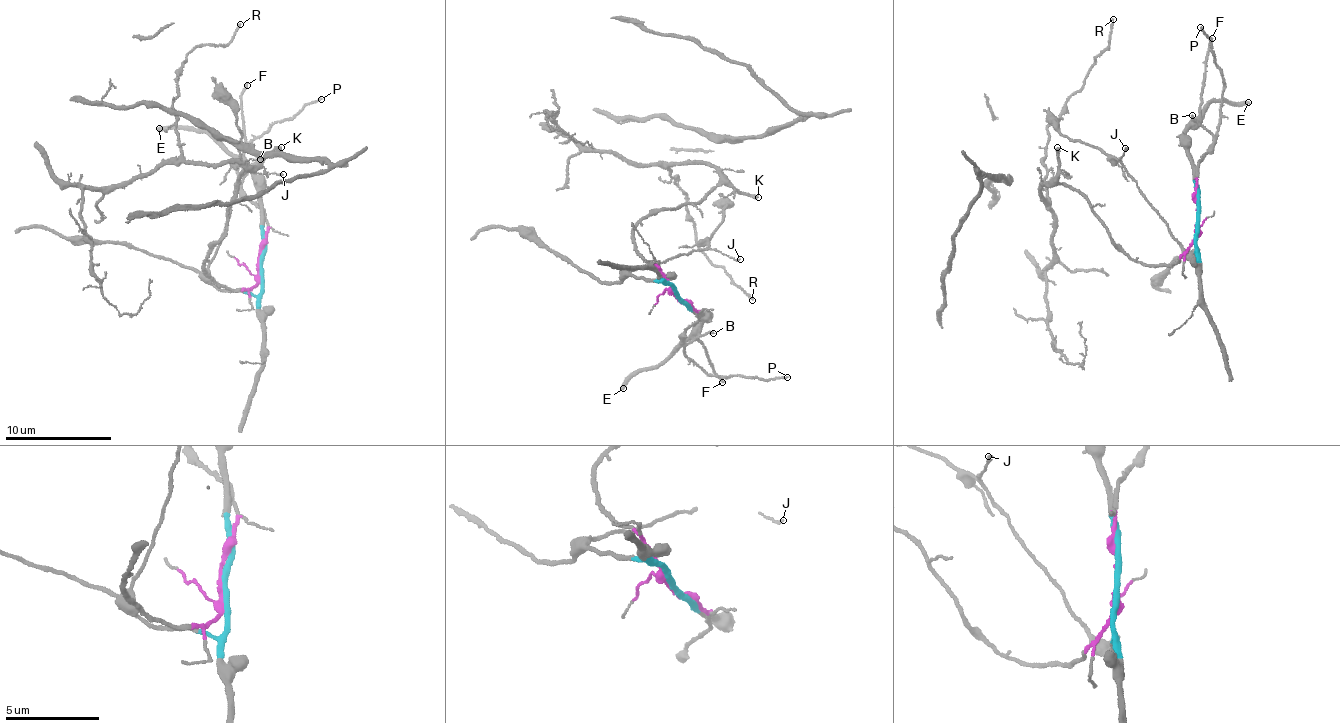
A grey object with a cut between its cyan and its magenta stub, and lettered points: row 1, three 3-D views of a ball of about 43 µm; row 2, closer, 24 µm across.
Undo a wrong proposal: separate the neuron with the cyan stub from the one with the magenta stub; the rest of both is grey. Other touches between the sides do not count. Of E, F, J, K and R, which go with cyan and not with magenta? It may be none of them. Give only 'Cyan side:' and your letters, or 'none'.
Cyan side: E, F, J

